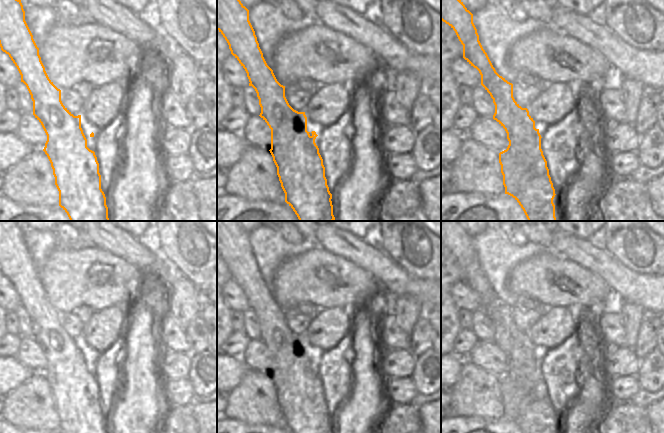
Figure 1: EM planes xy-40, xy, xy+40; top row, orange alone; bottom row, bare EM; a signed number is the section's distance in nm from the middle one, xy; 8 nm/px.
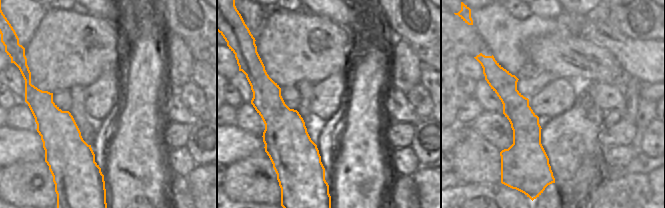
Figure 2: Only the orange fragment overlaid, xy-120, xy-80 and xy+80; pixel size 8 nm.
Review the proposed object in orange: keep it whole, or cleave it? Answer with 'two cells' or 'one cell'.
one cell

